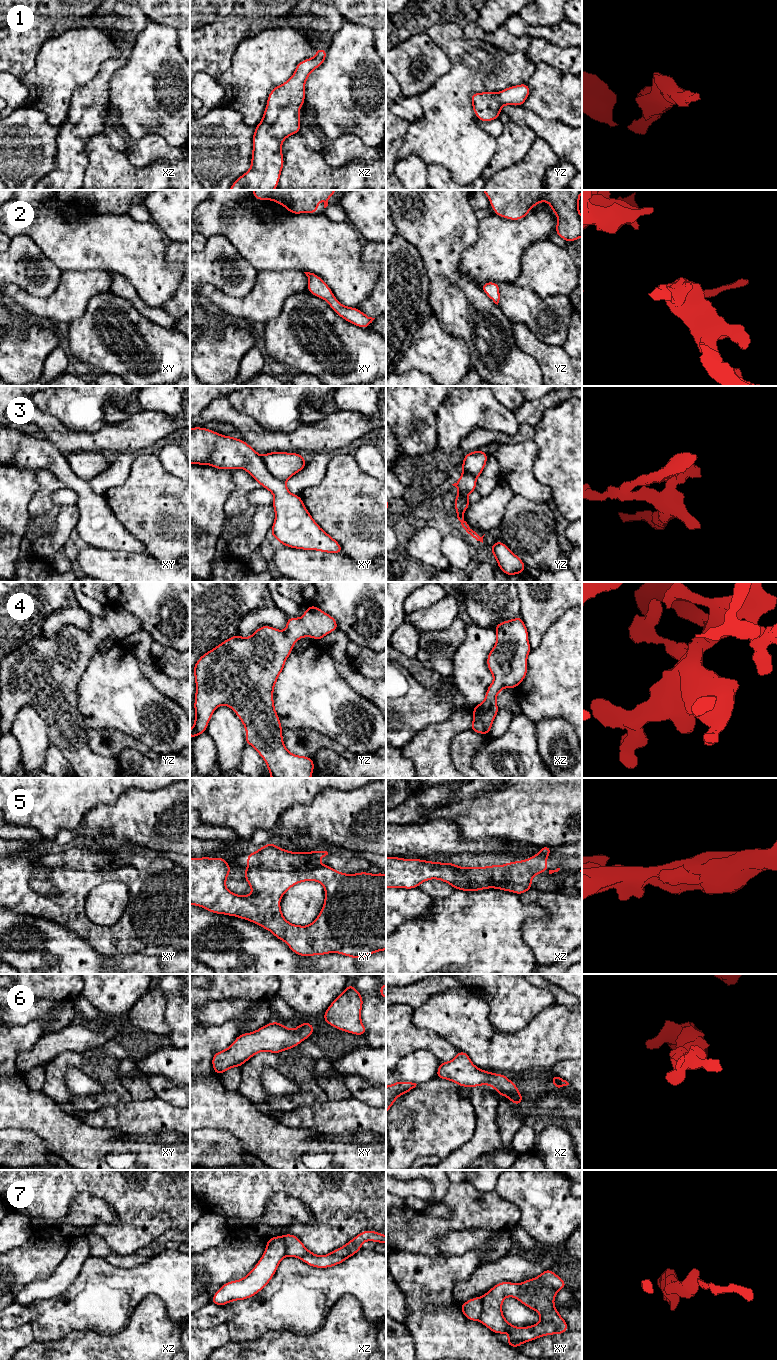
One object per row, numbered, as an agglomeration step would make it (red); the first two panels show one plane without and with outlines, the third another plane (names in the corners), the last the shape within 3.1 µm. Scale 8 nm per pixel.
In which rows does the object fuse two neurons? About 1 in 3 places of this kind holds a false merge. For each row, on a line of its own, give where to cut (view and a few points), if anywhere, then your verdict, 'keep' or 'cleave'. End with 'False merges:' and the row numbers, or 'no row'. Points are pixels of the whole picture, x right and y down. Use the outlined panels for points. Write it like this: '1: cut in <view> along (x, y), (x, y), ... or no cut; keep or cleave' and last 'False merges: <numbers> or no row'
1: no cut; keep
2: no cut; keep
3: cut in xy along (261, 456), (266, 468), (275, 477), (285, 482); cleave
4: no cut; keep
5: cut in xy along (321, 864), (302, 871), (275, 871), (262, 867), (247, 869); cleave
6: no cut; keep
7: cut in xy along (481, 1297), (482, 1312), (478, 1319); cleave
False merges: 3, 5, 7

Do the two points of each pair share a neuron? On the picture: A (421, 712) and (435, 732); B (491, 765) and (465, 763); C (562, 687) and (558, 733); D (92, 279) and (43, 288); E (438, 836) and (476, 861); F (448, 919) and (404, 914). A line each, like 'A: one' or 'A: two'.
A: two
B: two
C: two
D: two
E: two
F: two

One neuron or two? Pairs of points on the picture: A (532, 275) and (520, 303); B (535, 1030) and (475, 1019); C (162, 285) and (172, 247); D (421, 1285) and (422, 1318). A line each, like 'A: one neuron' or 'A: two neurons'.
A: two neurons
B: one neuron
C: two neurons
D: one neuron

